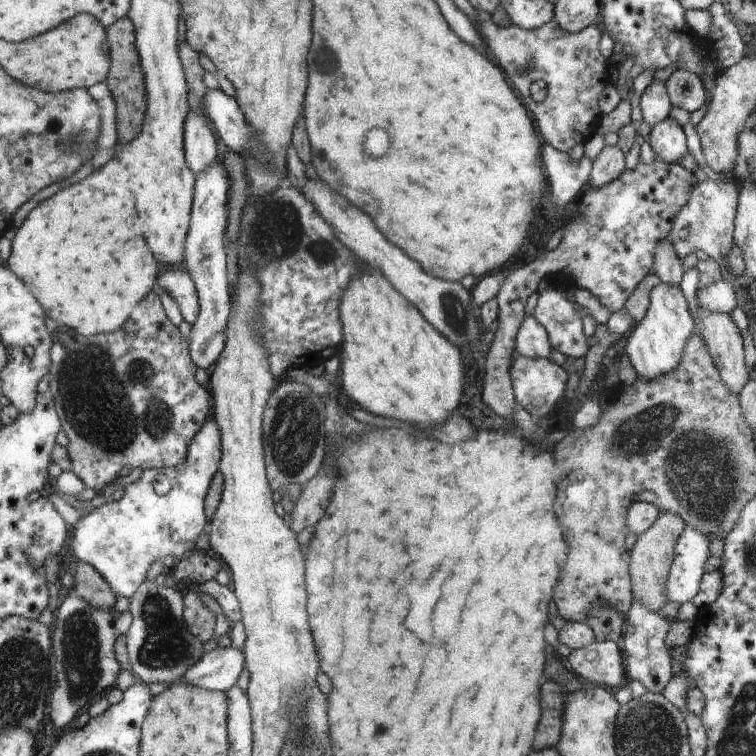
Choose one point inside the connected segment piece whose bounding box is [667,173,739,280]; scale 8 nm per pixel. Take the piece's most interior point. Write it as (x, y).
(707, 222)

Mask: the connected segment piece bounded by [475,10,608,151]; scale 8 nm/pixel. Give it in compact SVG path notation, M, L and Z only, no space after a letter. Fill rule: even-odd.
M476 10L476 16L475 26L488 52L509 76L510 84L518 88L526 108L534 113L544 141L559 151L583 145L600 126L600 100L606 88L604 82L608 82L608 68L598 52L598 40L602 36L598 24L572 33L553 19L536 30L526 30L516 24L497 25L488 12ZM535 80L546 82L547 94L543 102L535 102L530 94L530 84Z

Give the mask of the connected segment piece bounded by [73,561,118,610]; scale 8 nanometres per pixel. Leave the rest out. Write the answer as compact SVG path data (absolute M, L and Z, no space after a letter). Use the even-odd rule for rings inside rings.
M80 562L78 568L78 586L75 592L82 596L86 602L90 602L96 608L114 608L118 602L118 594L105 576L93 565Z

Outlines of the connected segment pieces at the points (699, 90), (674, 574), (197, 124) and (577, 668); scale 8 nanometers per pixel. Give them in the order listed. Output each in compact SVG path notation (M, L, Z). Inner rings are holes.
M678 68L665 84L672 106L684 108L691 113L706 103L703 82L694 72Z
M690 525L676 544L673 566L666 580L666 598L674 604L686 604L696 596L708 560L708 538Z
M190 110L185 119L186 160L196 176L210 170L216 164L216 158L220 158L216 156L218 152L212 129L206 128L202 116L204 114L200 110L198 112Z
M594 641L589 647L573 649L566 664L584 683L615 688L627 684L622 654L615 642Z

